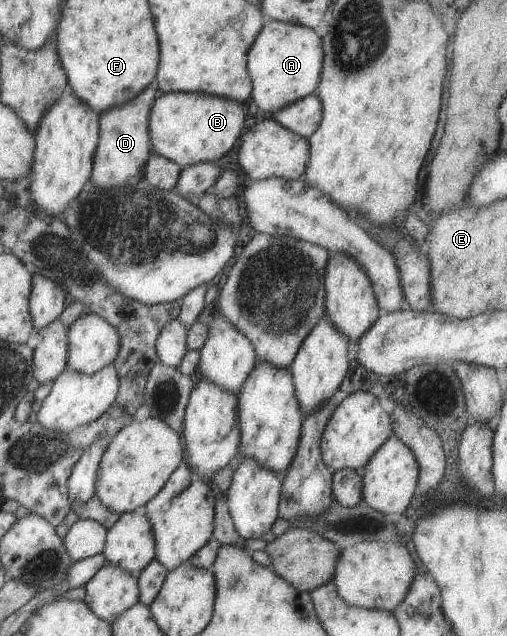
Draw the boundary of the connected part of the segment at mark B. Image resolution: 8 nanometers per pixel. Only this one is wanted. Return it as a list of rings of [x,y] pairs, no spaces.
[[[200,92],[164,93],[154,100],[148,116],[150,150],[182,169],[198,163],[219,163],[240,136],[246,112],[246,105],[222,96]]]

